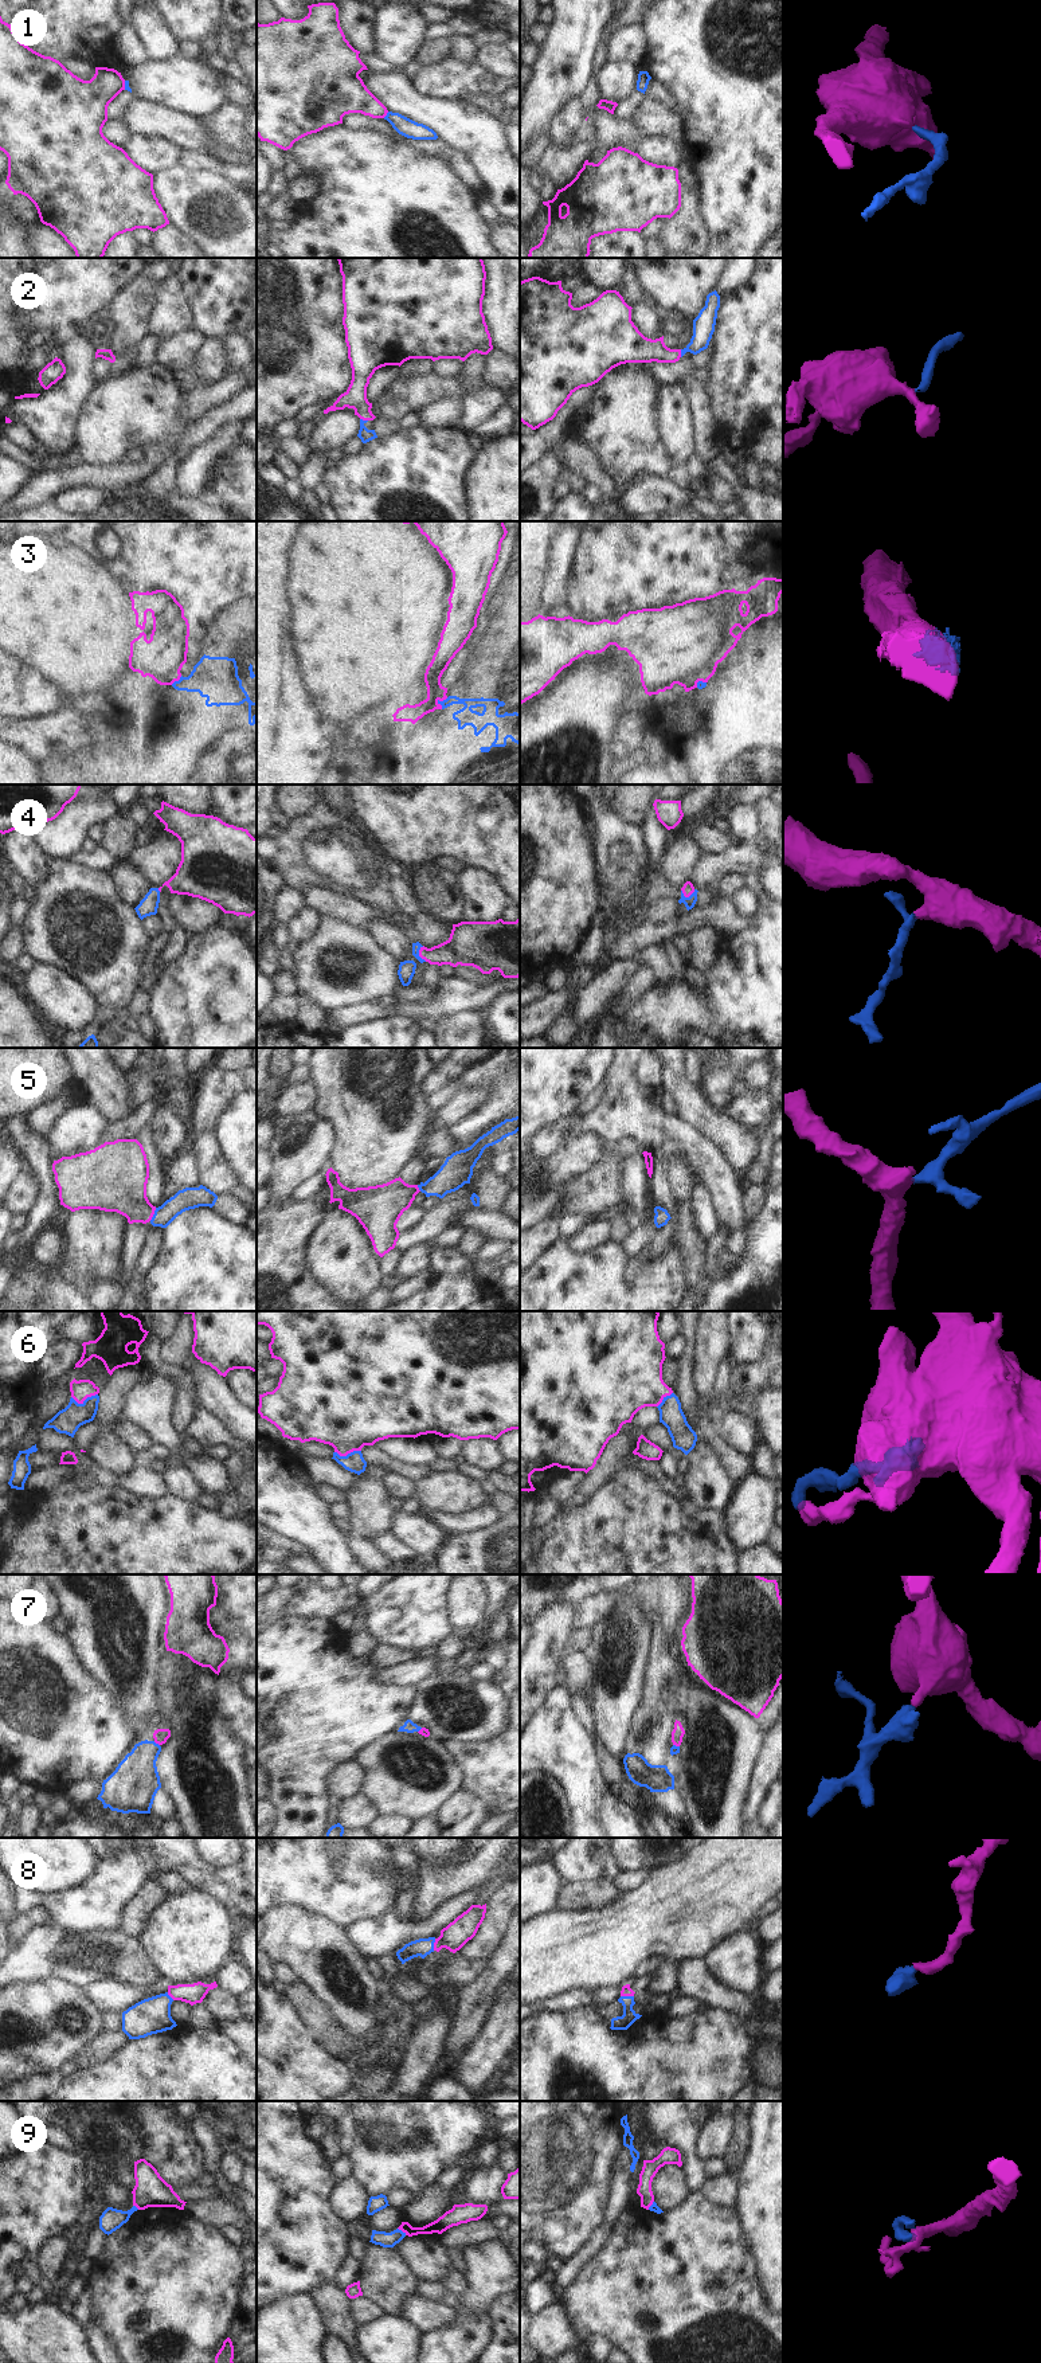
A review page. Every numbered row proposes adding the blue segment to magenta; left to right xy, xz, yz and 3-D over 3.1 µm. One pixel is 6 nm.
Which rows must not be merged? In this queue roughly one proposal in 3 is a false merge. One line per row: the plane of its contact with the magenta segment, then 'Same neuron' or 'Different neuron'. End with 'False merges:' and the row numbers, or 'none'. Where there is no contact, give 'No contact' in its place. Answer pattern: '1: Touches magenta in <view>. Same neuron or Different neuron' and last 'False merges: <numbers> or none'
1: Touches magenta in xz. Different neuron
2: Touches magenta in xz. Same neuron
3: Touches magenta in xz. Different neuron
4: Touches magenta in xz. Same neuron
5: Touches magenta in xy. Same neuron
6: Touches magenta in xy. Same neuron
7: Touches magenta in xy. Same neuron
8: Touches magenta in yz. Same neuron
9: Touches magenta in xz. Same neuron
False merges: 1, 3.

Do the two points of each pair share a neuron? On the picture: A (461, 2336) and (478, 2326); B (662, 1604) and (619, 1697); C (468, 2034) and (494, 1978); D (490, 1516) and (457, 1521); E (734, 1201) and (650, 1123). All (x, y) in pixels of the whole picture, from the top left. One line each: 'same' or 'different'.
A: same
B: different
C: same
D: same
E: same

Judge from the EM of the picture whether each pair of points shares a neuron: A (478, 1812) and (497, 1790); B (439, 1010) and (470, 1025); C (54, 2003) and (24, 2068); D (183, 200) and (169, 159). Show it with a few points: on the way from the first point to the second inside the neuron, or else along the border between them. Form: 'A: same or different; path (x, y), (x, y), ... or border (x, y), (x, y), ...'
A: different; border (465, 1788), (480, 1794), (490, 1804), (494, 1814)
B: different; border (481, 1010), (451, 1013), (435, 1021)
C: same; path (51, 2019), (47, 2023), (47, 2037), (32, 2052)
D: different; border (179, 163), (153, 175)

